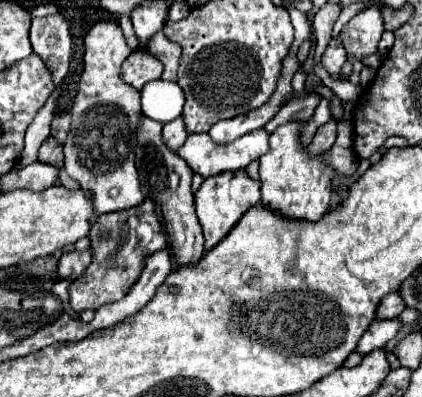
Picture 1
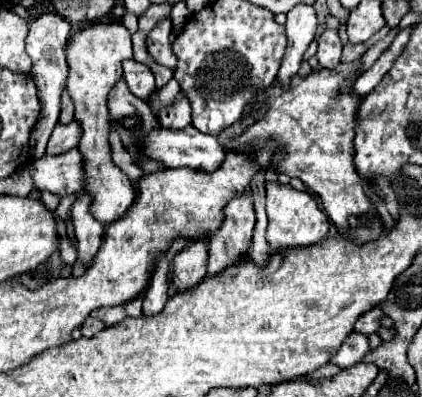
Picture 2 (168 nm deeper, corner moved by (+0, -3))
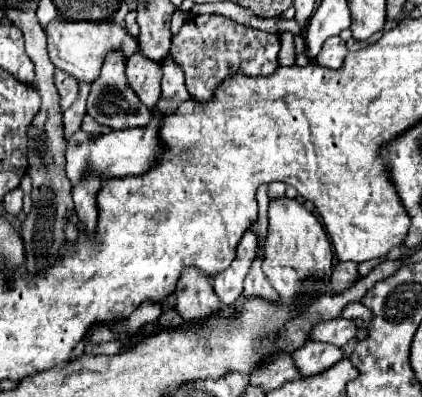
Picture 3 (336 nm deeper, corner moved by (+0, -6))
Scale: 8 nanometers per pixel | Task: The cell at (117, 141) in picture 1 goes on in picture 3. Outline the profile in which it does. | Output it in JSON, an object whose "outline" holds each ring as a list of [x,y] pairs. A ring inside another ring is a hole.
{"outline":[[[56,16],[46,26],[44,32],[48,38],[50,62],[56,68],[74,74],[78,78],[78,82],[94,82],[94,78],[98,78],[108,50],[114,50],[114,48],[122,50],[126,54],[126,58],[130,58],[138,50],[136,38],[132,38],[126,32],[126,28],[116,22],[86,22],[86,20],[76,22],[76,20],[66,20],[62,16]]]}

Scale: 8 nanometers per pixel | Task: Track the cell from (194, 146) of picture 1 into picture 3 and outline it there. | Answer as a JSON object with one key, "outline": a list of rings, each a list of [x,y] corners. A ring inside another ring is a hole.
{"outline":[[[152,116],[146,128],[132,128],[130,132],[122,132],[122,130],[108,132],[96,138],[82,130],[74,132],[66,150],[66,176],[70,178],[72,184],[78,184],[86,174],[86,168],[96,172],[98,176],[104,176],[104,180],[146,172],[150,166],[154,166],[158,154],[162,154],[162,144],[158,142],[158,136],[156,136],[160,120],[162,116]]]}

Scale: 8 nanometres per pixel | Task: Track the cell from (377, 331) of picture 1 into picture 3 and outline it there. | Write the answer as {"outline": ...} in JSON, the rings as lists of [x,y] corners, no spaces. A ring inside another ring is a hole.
{"outline":[[[306,342],[302,348],[292,352],[294,366],[302,376],[314,376],[332,366],[334,362],[342,360],[342,350],[338,346],[322,344],[322,342]]]}

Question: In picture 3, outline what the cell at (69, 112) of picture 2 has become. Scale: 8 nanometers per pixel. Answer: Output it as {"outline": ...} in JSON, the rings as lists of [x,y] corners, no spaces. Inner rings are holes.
{"outline":[[[56,70],[56,88],[60,94],[60,104],[62,108],[70,108],[76,94],[78,94],[78,80],[70,74],[66,74],[64,70]]]}

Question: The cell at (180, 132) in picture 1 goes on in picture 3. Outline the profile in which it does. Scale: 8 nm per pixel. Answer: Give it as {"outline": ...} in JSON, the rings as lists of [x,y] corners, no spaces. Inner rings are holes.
{"outline":[[[164,56],[160,60],[160,66],[162,66],[162,98],[158,102],[158,112],[168,114],[182,102],[190,100],[190,94],[184,86],[184,72],[172,60],[172,56]]]}

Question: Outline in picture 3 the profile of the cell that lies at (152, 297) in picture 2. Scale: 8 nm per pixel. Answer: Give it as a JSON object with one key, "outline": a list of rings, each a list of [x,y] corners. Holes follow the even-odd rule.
{"outline":[[[142,304],[136,312],[132,312],[128,318],[124,318],[124,320],[128,320],[128,322],[132,322],[132,330],[138,330],[140,326],[144,326],[144,324],[148,324],[148,322],[152,322],[152,320],[158,320],[158,316],[160,316],[160,304]]]}

